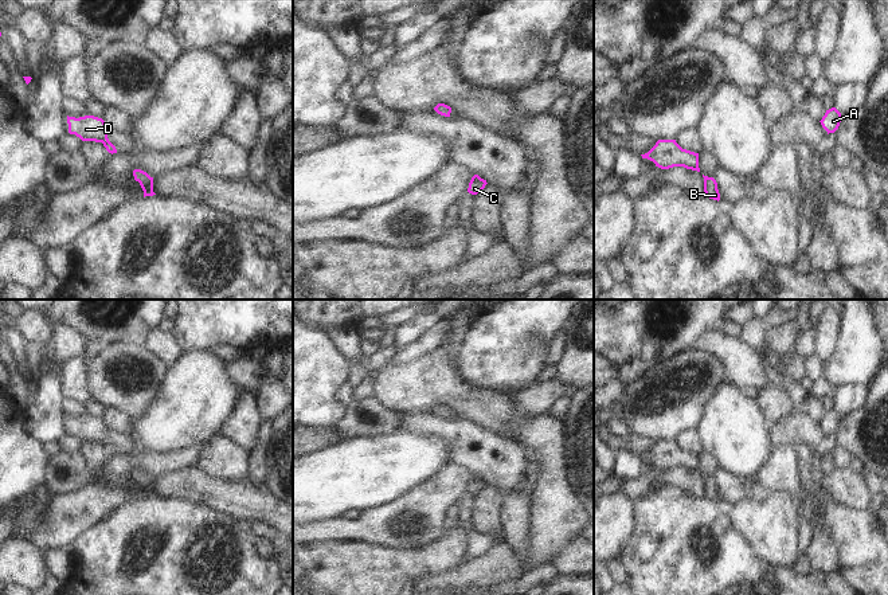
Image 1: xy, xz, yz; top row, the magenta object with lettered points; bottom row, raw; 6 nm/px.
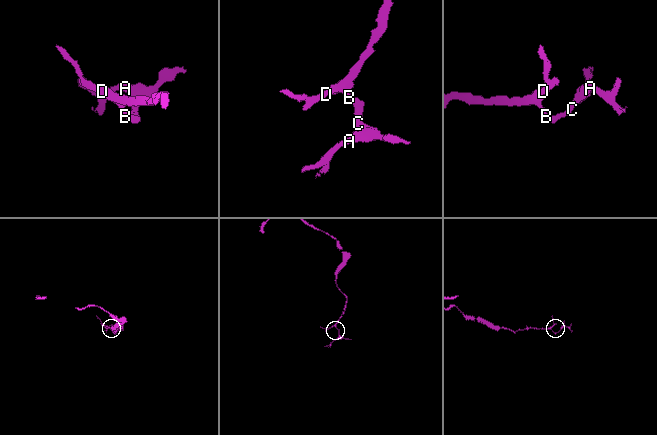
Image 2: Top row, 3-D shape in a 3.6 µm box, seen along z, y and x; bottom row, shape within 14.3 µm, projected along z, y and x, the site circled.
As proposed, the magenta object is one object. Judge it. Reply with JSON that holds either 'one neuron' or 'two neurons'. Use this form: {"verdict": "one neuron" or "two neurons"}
{"verdict": "one neuron"}

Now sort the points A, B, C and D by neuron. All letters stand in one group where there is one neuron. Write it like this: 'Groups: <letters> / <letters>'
Groups: A B C D

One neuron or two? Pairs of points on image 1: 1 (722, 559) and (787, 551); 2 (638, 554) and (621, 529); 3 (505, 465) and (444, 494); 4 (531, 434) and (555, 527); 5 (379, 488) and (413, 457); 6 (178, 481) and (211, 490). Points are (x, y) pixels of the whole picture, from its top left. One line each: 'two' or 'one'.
1: two
2: two
3: two
4: one
5: one
6: one

